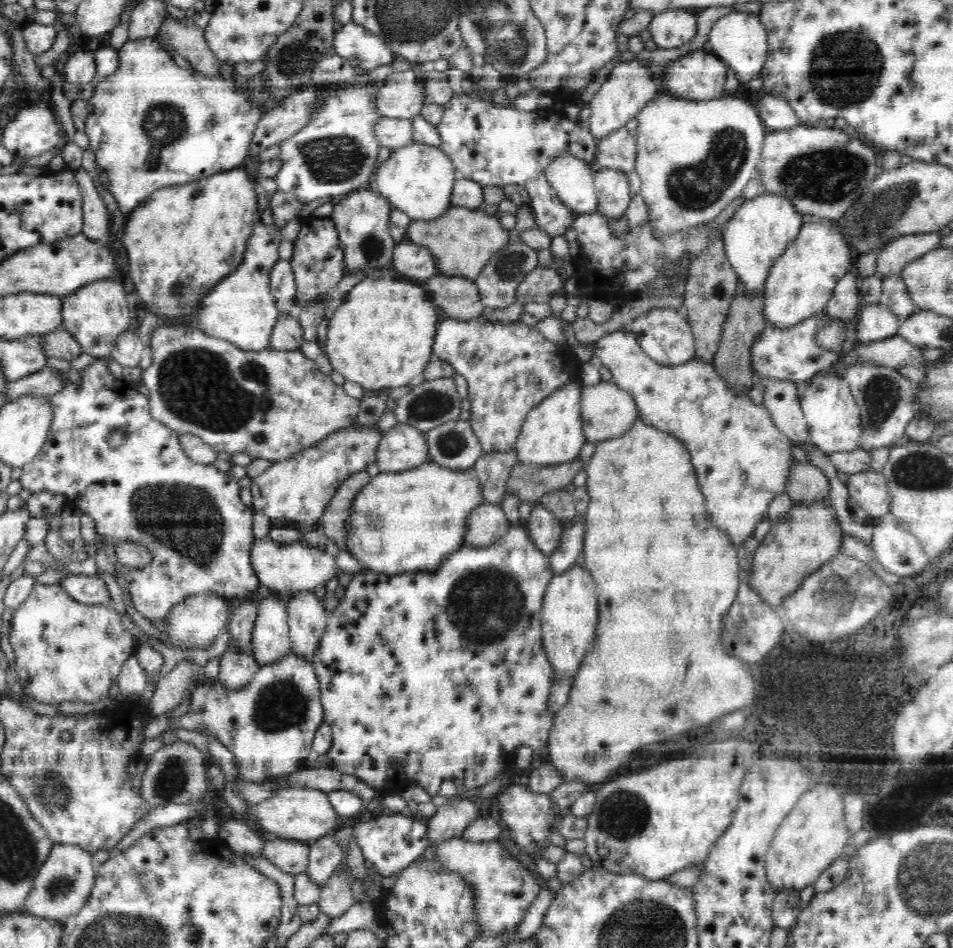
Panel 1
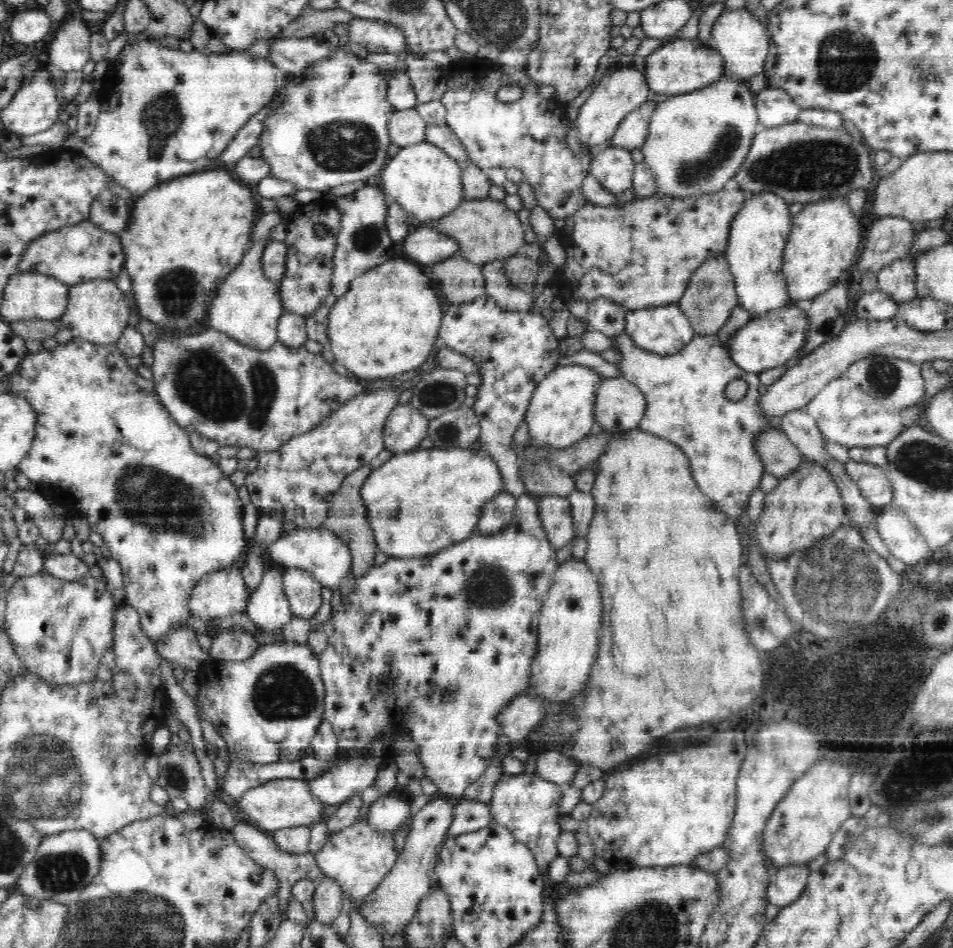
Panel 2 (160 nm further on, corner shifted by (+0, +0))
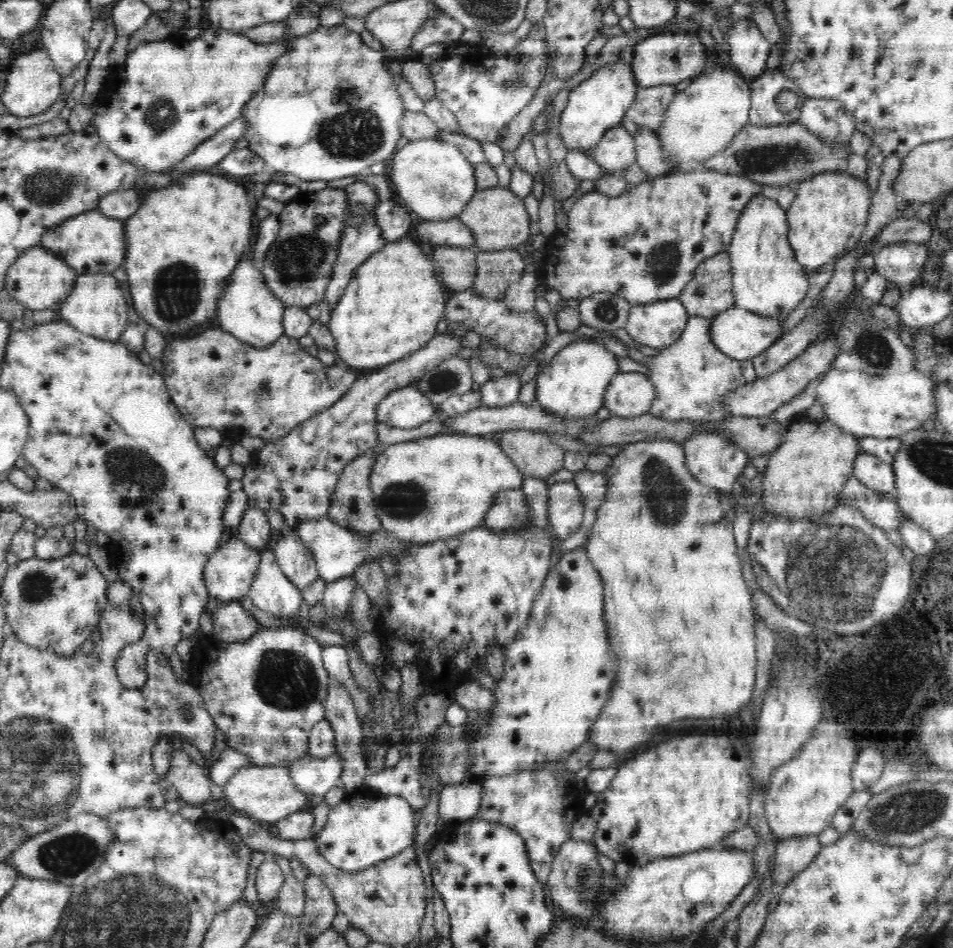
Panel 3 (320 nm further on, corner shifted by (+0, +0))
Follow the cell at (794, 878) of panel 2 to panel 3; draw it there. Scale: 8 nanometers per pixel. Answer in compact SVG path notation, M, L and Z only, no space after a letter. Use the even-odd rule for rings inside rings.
M818 836L788 837L777 841L771 875L774 882L786 886L800 871L808 868L821 849Z

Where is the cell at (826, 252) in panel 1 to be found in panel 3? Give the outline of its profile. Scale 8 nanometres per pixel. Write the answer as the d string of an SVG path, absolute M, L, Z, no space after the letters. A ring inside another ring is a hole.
M847 171L818 173L799 184L796 197L785 215L789 224L788 242L808 278L821 266L834 263L833 260L855 247L867 225L871 196L866 181Z

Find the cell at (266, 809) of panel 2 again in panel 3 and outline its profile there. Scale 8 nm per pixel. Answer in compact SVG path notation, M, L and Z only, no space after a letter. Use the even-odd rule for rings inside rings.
M248 765L239 768L224 784L224 802L256 821L276 823L309 809L308 798L292 783L289 767Z

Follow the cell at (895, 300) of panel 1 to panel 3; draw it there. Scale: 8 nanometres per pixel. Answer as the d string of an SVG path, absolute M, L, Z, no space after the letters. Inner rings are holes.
M896 243L881 248L873 257L878 273L906 289L921 276L927 259L927 247L920 243Z

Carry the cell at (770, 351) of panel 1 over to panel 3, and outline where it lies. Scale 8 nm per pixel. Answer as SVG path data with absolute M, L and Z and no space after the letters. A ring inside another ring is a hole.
M738 306L724 310L720 316L716 316L711 322L712 343L724 354L738 362L750 360L758 354L762 354L764 350L768 350L772 344L776 344L786 334L784 333L786 321L778 318L762 317Z

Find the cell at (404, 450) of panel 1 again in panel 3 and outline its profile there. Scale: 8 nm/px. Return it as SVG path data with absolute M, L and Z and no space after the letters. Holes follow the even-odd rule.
M408 384L384 395L375 411L378 421L402 430L412 430L428 422L436 410L437 407L420 393L418 387Z

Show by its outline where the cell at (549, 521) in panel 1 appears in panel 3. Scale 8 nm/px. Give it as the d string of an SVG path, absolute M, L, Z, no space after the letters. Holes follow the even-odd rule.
M562 480L549 486L548 520L556 539L565 539L580 528L584 503L574 481Z

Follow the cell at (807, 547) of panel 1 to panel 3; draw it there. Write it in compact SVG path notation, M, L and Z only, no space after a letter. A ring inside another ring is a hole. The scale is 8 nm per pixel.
M804 415L798 416L794 421L790 422L790 424L786 424L785 436L784 440L782 440L782 444L776 448L776 452L773 452L769 457L767 466L765 468L765 475L763 477L763 491L762 491L762 499L764 502L765 510L768 513L774 513L774 515L784 515L784 517L788 517L788 519L795 521L798 519L815 519L820 515L830 514L834 508L836 508L837 504L842 499L842 492L844 488L844 482L848 480L848 478L852 477L853 468L854 468L854 460L861 453L859 440L851 434L844 433L842 429L839 429L830 421L830 419L823 417L821 421L814 421L814 419L810 419L809 417Z

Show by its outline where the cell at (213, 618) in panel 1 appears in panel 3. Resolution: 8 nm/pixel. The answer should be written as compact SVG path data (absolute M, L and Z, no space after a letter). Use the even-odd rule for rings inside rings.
M230 531L228 537L215 550L215 553L208 557L204 567L204 580L208 595L216 600L238 601L247 596L250 591L258 566L261 554L256 549L250 549L235 531Z

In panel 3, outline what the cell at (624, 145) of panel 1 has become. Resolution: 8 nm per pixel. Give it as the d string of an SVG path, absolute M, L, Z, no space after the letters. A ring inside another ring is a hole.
M676 85L639 88L626 115L636 126L658 131L676 94Z

